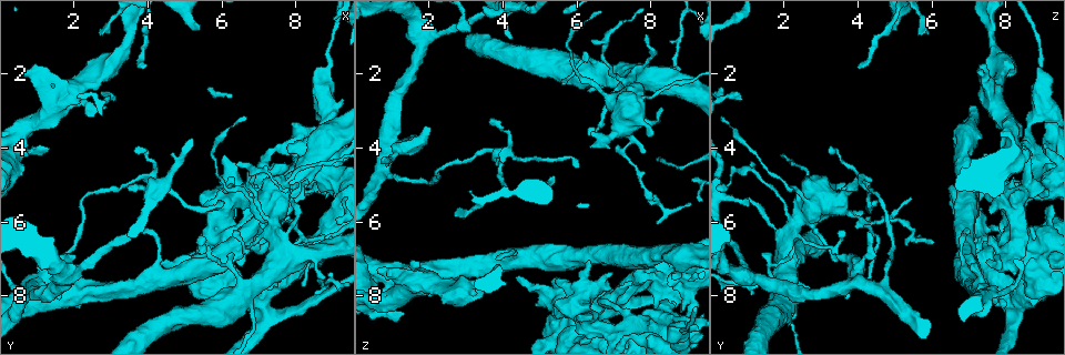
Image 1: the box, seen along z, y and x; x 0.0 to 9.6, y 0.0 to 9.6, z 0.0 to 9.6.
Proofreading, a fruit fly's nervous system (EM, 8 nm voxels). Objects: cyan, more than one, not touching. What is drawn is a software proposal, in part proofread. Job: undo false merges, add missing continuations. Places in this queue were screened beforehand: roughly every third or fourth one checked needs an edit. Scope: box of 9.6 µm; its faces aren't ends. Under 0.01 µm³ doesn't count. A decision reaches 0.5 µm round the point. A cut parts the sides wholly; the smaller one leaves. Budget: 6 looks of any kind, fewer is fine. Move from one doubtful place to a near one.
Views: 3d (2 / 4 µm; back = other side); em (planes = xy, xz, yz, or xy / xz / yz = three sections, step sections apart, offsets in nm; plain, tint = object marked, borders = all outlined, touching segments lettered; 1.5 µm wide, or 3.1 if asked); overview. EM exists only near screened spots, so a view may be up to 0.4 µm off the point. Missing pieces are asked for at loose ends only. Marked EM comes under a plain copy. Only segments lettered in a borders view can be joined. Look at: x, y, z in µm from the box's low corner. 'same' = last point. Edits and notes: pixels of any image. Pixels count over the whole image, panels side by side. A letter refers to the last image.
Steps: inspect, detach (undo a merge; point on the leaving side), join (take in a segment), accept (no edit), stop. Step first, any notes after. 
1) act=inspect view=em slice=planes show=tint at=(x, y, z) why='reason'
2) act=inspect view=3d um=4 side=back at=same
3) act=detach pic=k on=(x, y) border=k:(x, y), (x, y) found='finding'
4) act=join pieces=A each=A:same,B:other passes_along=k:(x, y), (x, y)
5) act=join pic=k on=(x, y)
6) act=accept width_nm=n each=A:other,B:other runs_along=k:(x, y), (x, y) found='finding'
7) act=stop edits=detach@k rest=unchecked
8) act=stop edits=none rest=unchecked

act=inspect view=em slice=planes show=borders at=(7.65, 6.80, 7.65) why='branch stops here'

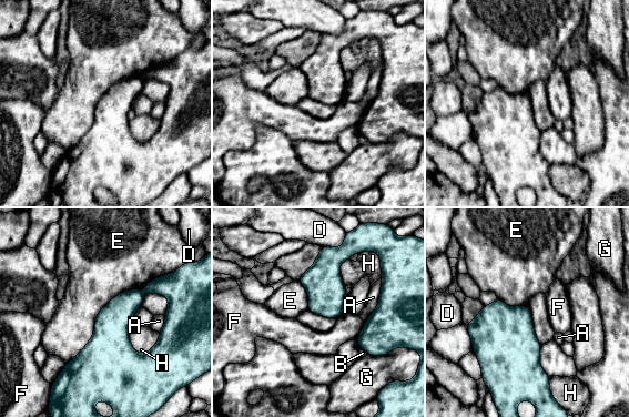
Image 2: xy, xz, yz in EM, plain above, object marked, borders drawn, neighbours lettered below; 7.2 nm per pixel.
act=accept width_nm=220 each=A:other,B:other,D:other,E:other,F:other,G:other,H:other border=2:(139, 288), (66, 364) found='none of them fits'

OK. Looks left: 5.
act=inspect view=em slice=planes show=tint at=(7.45, 4.15, 9.20) why='thick turns thin'

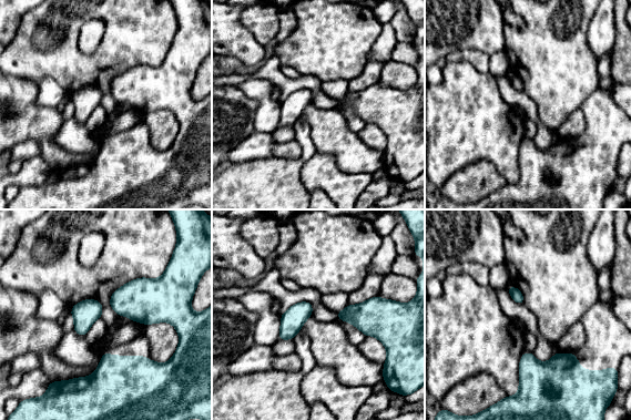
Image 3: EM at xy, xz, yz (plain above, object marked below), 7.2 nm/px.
act=inspect view=em slice=planes show=borders at=same

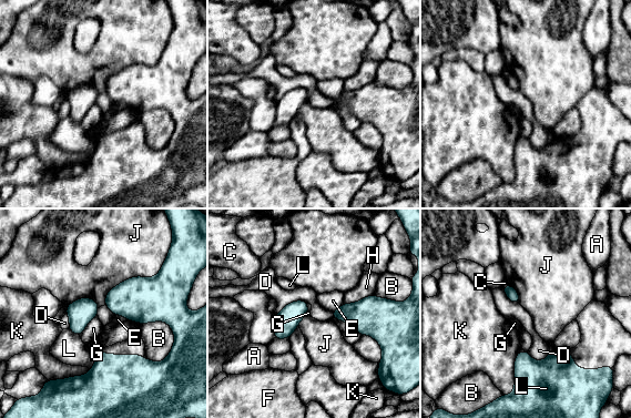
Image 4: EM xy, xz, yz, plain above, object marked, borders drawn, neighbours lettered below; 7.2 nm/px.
act=accept width_nm=70 each=A:other,B:other,C:other,D:other,E:other,F:other,G:other,H:other,J:other,K:other,L:other border=4:(306, 302), (288, 303), (276, 315) found='one neuron here'

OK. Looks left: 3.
act=inspect view=3d um=4 at=(8.90, 1.85, 9.00) why='calibre changes'

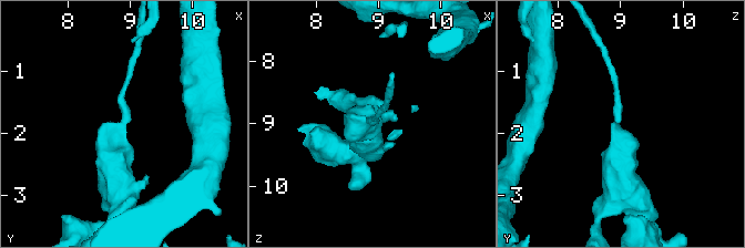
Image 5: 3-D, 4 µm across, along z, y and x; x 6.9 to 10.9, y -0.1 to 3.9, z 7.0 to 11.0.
act=inspect view=em slice=xy step=4 show=tint at=(8.80, 1.85, 8.95) why='now the EM'

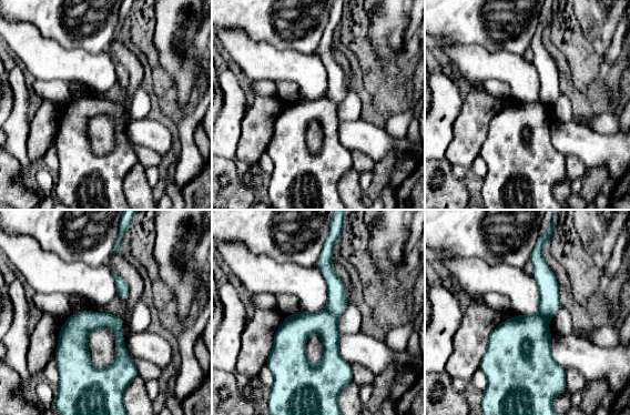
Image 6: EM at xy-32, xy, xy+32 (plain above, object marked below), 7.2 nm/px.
act=inspect view=em slice=planes show=borders at=same

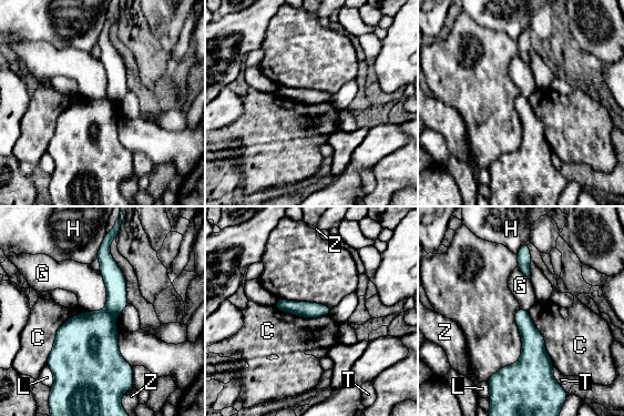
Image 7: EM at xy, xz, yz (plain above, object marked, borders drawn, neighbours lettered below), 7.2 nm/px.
act=detach pic=7 on=(114, 280) width_nm=120 each=C:other,G:other,H:other,L:other,T:other,Z:other part_leaving=7:(104, 246), (116, 286), (116, 311) found='two neurons meet here'

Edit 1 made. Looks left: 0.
act=stop edits=detach@7 rest=unchecked

